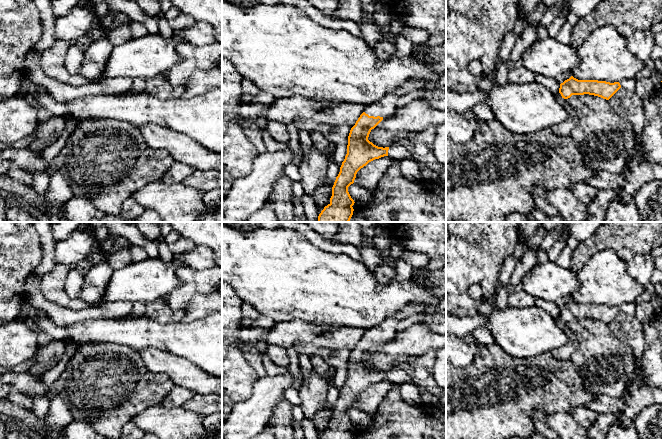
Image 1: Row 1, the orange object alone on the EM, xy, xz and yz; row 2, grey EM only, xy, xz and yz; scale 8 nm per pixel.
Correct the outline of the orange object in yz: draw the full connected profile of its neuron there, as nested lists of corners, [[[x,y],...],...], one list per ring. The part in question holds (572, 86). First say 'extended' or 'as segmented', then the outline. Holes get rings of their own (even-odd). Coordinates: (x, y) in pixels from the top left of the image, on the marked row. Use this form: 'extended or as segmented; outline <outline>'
as segmented; outline [[[571,76],[560,84],[559,93],[564,99],[568,99],[572,95],[589,94],[609,100],[620,88],[619,82],[578,80]]]

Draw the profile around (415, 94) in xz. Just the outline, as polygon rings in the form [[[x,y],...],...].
[[[417,88],[417,89],[413,89],[412,91],[410,91],[407,94],[404,94],[403,96],[401,96],[398,101],[397,101],[397,108],[401,108],[403,106],[405,106],[406,104],[419,99],[420,97],[422,97],[425,93],[427,92],[427,90],[425,88]]]

